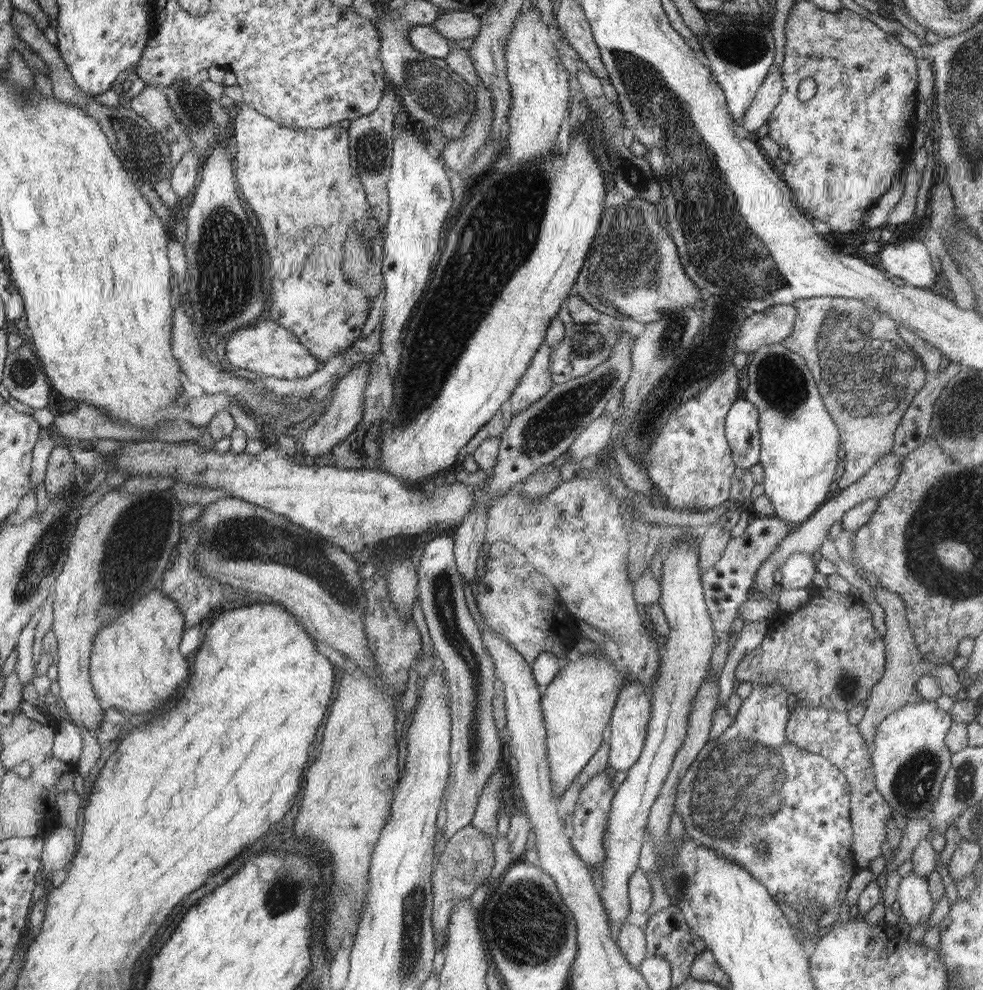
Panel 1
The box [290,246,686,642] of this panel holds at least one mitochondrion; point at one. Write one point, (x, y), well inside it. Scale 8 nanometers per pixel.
(562, 416)

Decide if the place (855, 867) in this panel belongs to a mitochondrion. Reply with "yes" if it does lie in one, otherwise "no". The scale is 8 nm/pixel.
no

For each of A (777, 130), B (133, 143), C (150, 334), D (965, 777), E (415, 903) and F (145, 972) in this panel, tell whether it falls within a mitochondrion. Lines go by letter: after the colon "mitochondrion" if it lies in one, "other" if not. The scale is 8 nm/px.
A: other
B: mitochondrion
C: other
D: mitochondrion
E: mitochondrion
F: other

